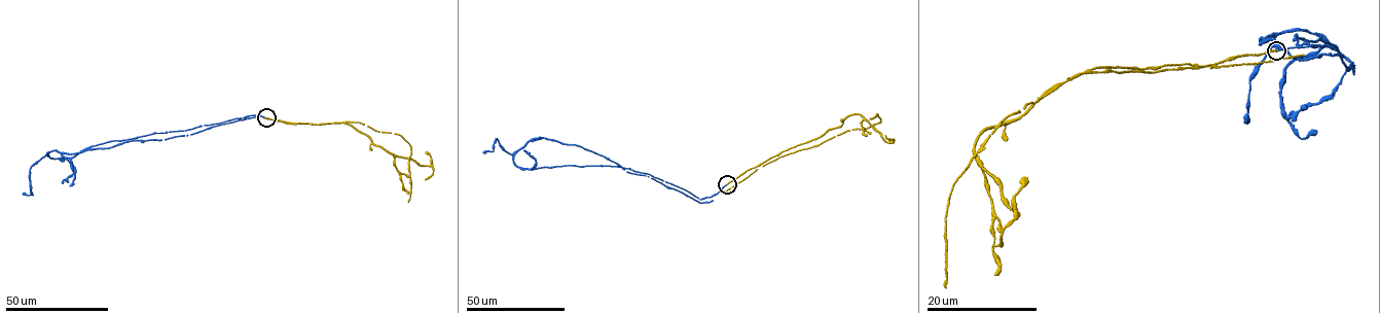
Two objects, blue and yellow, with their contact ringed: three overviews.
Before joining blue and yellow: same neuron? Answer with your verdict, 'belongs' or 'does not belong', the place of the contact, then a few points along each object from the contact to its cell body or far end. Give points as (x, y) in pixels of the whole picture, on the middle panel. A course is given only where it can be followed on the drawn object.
belongs; place (727, 184); course blue (726, 184), (700, 199), (628, 168), (532, 169), (513, 159), (530, 141), (544, 138), (649, 176); course yellow (727, 184), (761, 165), (818, 146), (848, 131), (865, 129), (880, 119), (877, 114), (869, 118)

